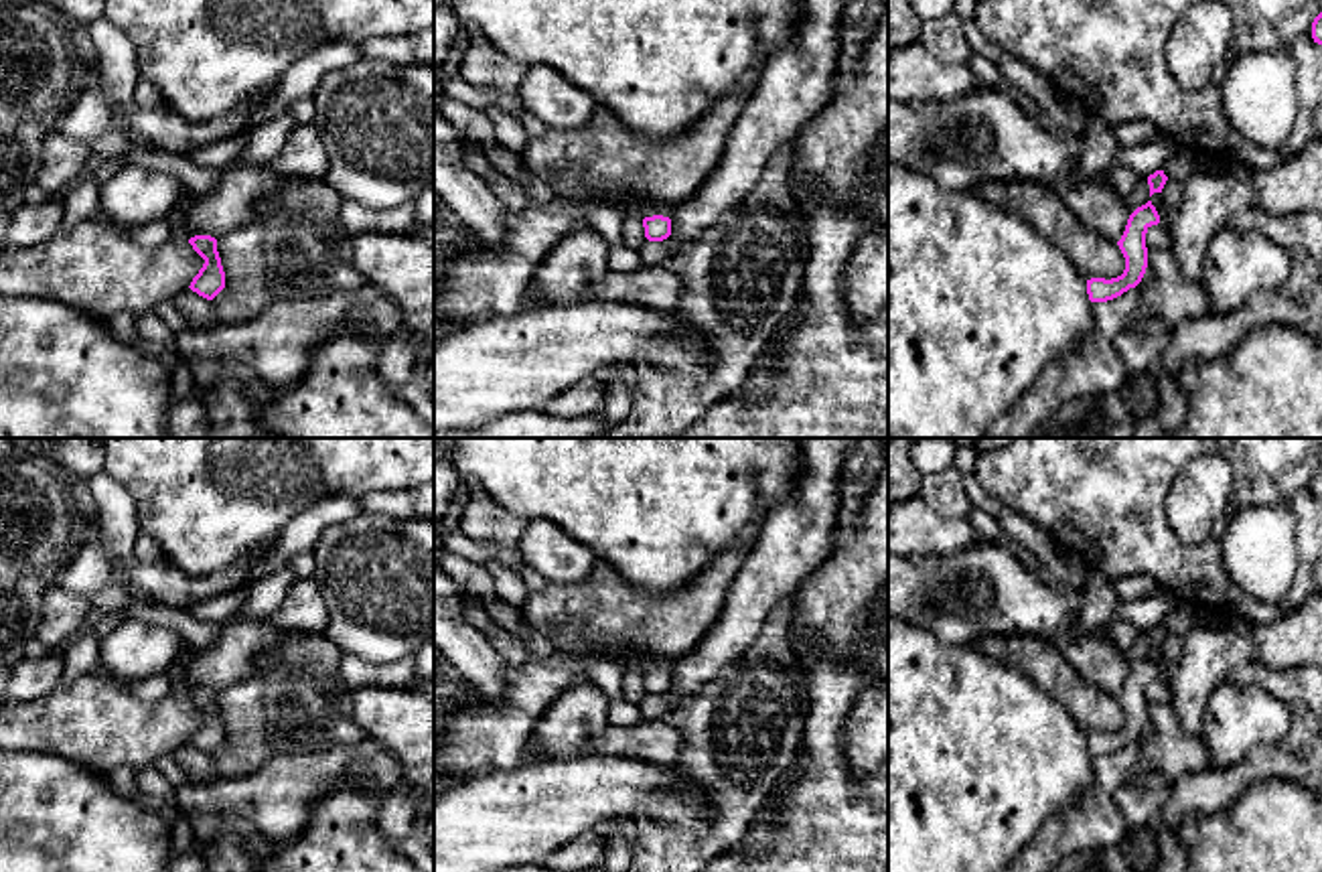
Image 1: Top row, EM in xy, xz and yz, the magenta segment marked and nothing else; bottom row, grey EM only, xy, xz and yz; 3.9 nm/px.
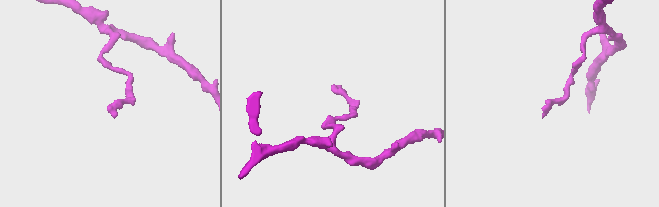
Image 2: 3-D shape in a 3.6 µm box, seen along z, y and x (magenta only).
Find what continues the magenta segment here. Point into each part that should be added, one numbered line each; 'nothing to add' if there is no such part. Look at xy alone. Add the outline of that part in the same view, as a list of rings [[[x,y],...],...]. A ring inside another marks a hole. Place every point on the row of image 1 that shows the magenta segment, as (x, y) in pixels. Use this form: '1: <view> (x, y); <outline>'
nothing to add

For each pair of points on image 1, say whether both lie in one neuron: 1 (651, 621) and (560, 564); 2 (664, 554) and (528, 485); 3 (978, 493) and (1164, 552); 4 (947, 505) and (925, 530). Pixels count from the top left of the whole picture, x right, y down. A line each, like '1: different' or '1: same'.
1: different
2: same
3: different
4: different

